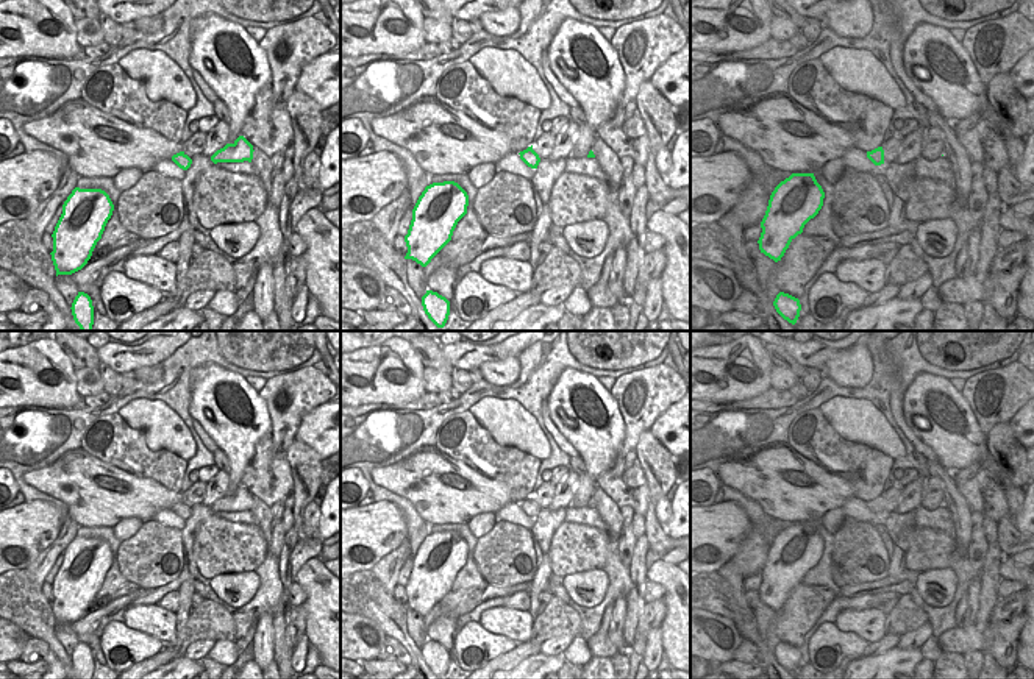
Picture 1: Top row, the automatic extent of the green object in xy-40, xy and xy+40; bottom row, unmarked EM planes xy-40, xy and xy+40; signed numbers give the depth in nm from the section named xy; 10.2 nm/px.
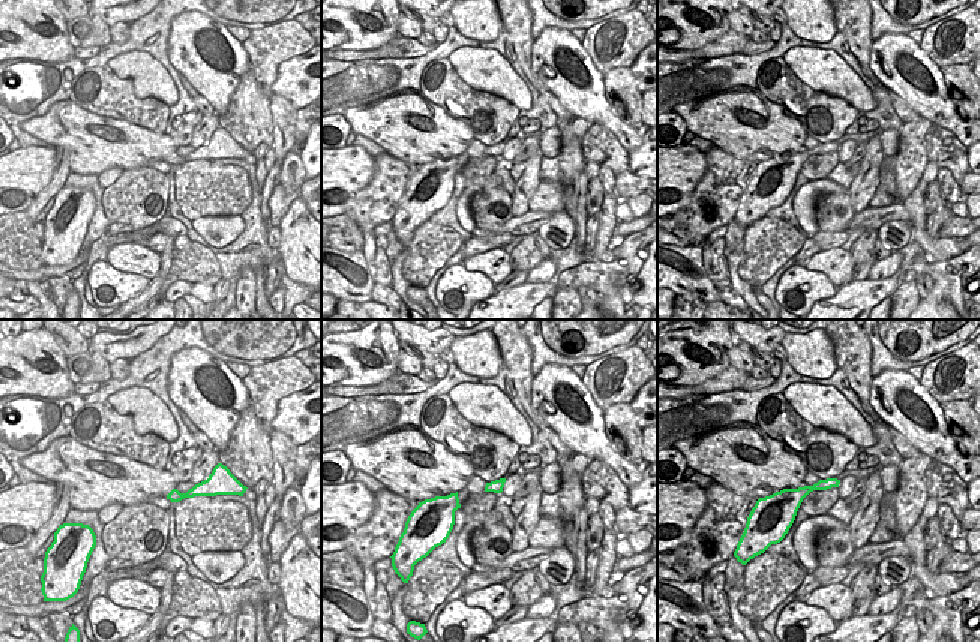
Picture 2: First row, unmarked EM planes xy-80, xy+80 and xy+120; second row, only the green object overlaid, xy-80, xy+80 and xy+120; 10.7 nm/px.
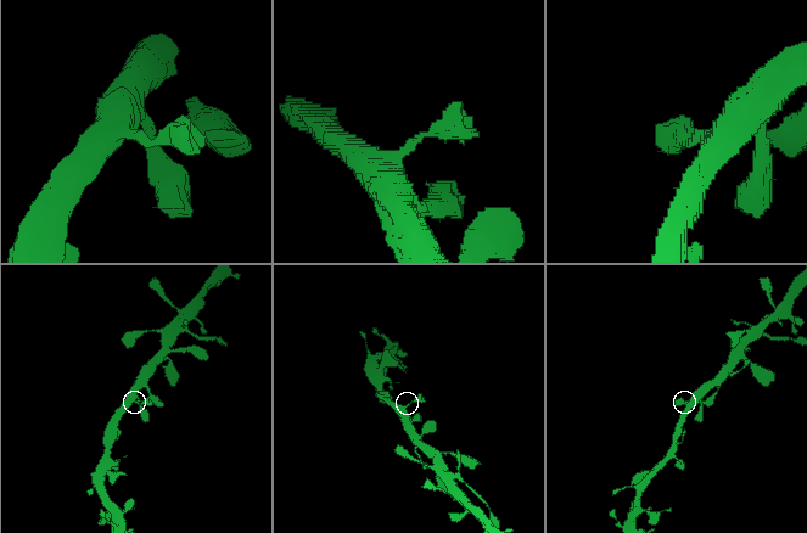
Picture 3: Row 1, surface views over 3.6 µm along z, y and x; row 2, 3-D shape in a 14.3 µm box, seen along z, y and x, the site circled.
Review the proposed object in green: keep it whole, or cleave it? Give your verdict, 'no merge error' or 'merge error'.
no merge error

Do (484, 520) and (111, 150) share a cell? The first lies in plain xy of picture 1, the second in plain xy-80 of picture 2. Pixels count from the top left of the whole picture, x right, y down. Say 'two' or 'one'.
two

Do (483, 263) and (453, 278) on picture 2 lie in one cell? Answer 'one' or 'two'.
two

